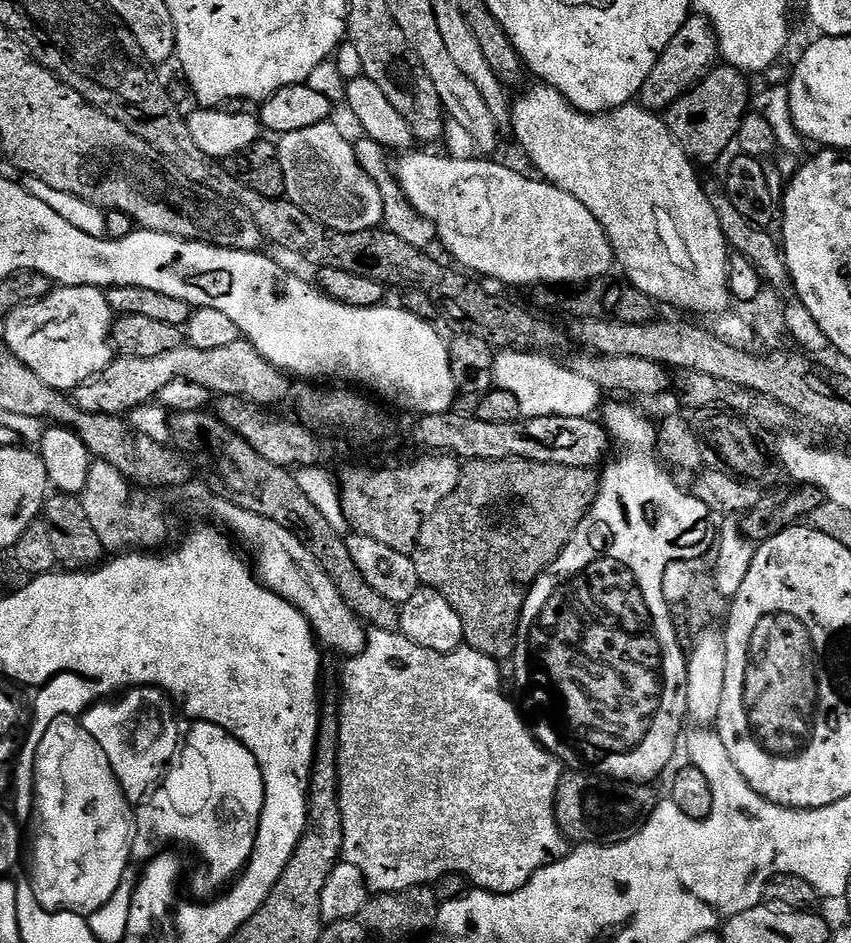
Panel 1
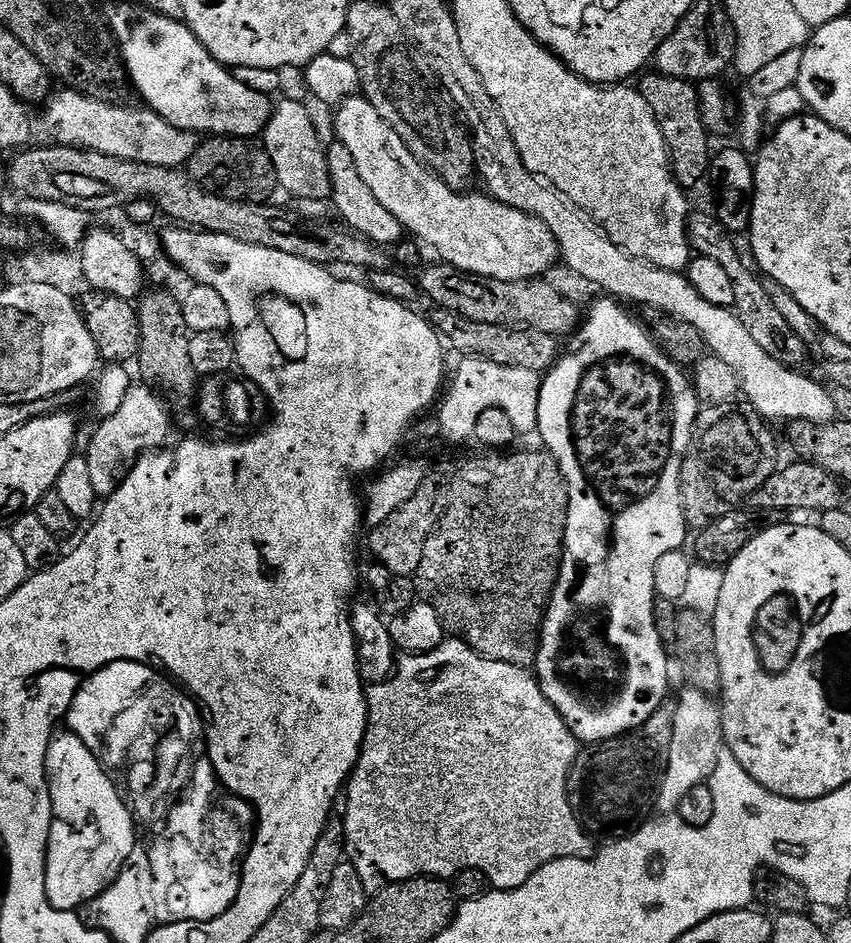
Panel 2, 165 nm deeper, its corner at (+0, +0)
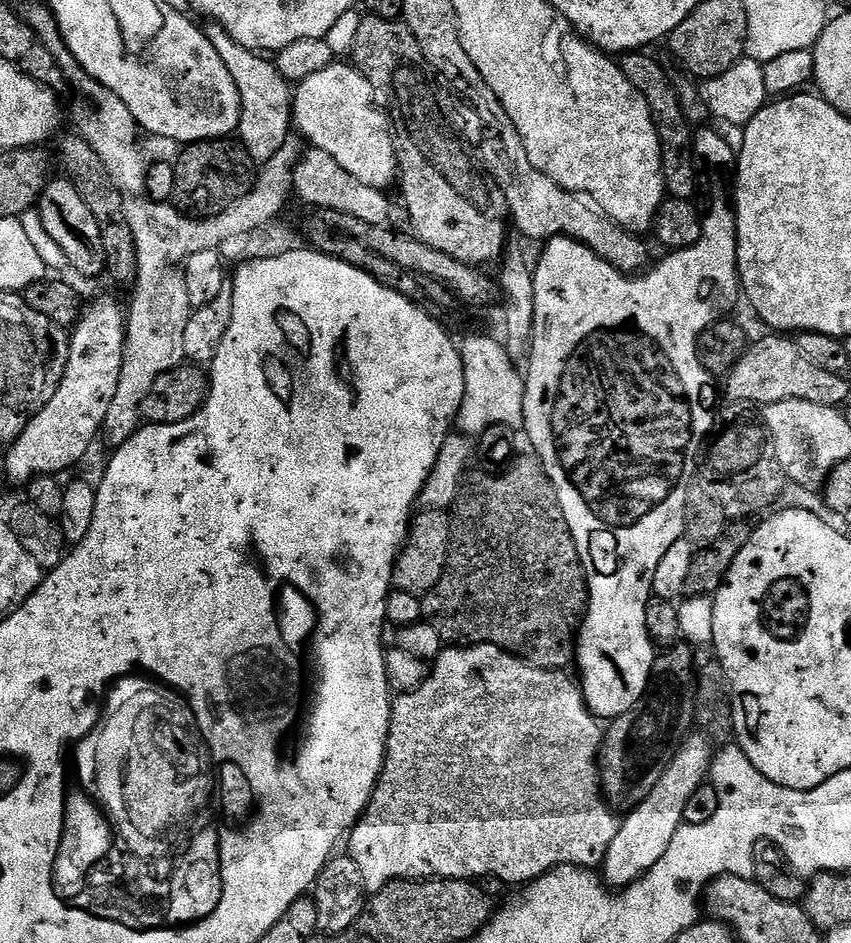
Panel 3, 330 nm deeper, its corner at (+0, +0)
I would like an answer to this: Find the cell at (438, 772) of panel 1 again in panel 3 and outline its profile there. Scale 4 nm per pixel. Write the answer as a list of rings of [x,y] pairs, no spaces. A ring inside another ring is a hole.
[[[493,644],[448,646],[436,657],[424,681],[415,690],[397,695],[393,699],[384,768],[372,791],[368,809],[352,825],[346,840],[349,848],[347,851],[364,879],[365,893],[377,892],[392,880],[429,878],[475,881],[480,878],[476,876],[493,876],[508,884],[524,886],[558,866],[596,870],[603,865],[604,855],[618,827],[617,817],[613,809],[608,807],[600,790],[598,757],[600,746],[604,743],[605,729],[601,721],[589,712],[581,685],[573,677],[572,681],[564,675],[568,674],[551,668],[535,668],[533,664],[527,664]]]

